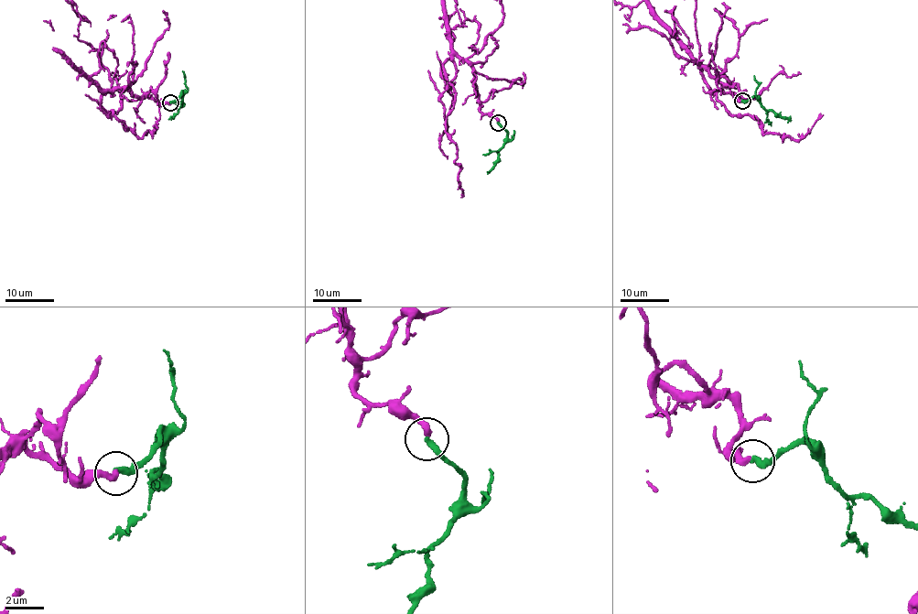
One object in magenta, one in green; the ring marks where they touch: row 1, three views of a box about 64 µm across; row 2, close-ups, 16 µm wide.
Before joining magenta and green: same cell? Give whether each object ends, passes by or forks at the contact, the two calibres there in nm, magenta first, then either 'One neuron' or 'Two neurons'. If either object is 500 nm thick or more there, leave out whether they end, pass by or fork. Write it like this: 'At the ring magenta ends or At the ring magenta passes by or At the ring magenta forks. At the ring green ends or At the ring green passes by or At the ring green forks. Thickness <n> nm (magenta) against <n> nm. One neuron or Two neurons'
At the ring magenta ends. At the ring green ends. Thickness 360 nm (magenta) against 340 nm. One neuron

